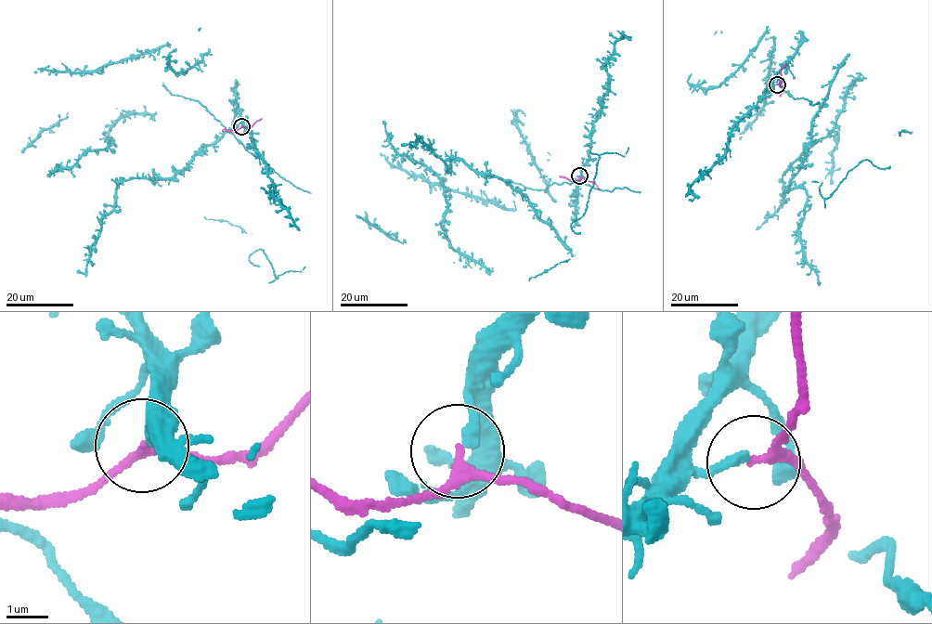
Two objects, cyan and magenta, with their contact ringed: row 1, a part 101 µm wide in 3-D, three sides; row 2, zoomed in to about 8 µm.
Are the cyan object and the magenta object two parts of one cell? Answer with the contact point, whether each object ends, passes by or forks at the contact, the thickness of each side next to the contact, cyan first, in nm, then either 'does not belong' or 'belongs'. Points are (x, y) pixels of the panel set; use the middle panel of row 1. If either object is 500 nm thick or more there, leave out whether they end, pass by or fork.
place (579, 175); cyan ends; magenta passes by; calibres 240 and 190 nm; does not belong

